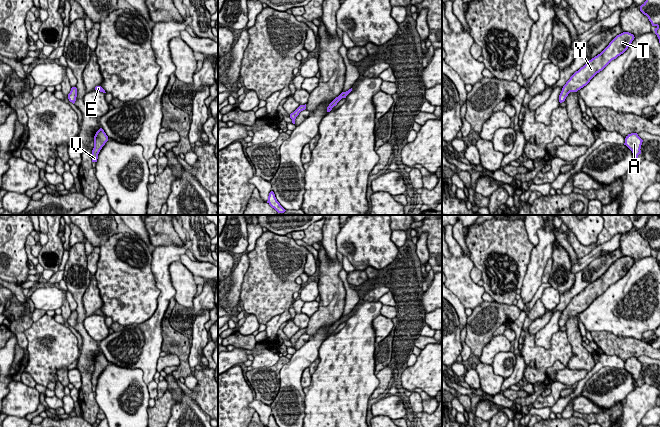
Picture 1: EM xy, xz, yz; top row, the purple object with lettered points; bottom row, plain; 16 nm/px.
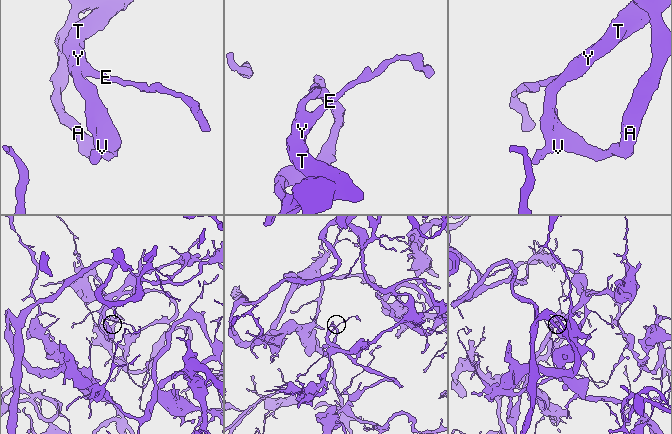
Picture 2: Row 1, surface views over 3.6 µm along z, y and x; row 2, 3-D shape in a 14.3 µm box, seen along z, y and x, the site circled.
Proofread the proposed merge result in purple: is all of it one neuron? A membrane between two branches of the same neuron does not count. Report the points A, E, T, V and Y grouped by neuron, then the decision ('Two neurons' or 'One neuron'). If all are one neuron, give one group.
Groups: A E T V Y. One neuron

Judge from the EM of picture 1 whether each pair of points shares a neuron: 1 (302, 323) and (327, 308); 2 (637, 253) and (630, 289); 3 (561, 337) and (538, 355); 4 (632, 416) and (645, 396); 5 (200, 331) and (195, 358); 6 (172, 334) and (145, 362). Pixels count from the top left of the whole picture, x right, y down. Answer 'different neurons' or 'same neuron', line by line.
1: different neurons
2: different neurons
3: same neuron
4: same neuron
5: same neuron
6: different neurons

